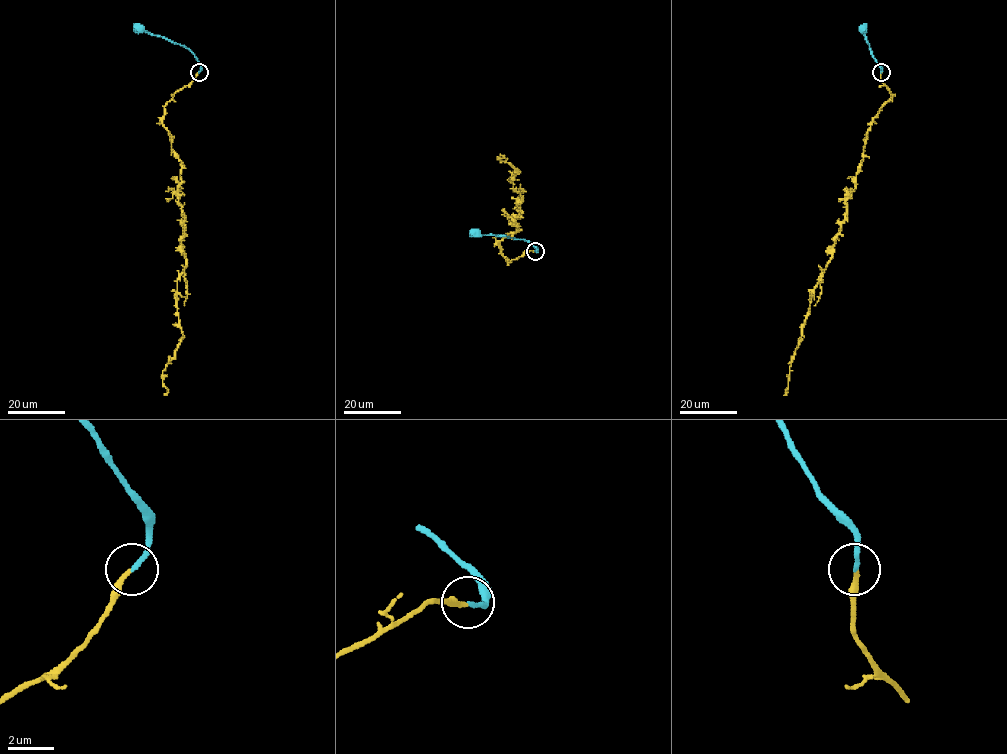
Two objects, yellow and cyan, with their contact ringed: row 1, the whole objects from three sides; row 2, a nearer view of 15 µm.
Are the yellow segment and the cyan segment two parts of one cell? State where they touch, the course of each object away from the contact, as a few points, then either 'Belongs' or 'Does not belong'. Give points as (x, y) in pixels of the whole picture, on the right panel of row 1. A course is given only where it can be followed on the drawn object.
Place: (881, 72). Course of yellow: (881, 71), (892, 97), (867, 131), (845, 220), (811, 296), (785, 395). Course of cyan: (881, 71), (863, 29). Belongs

